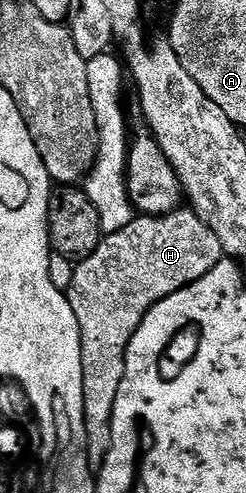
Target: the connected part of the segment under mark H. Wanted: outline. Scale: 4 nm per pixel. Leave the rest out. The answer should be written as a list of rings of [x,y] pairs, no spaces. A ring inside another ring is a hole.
[[[190,209],[171,211],[167,215],[144,215],[135,217],[119,232],[103,235],[97,249],[88,259],[78,260],[71,284],[65,287],[69,305],[79,326],[81,345],[81,369],[83,370],[83,424],[97,430],[99,452],[106,452],[111,444],[111,422],[113,405],[117,401],[117,389],[125,377],[125,353],[133,333],[141,325],[145,313],[153,309],[165,297],[185,289],[193,281],[205,277],[209,269],[224,258],[221,241],[207,224],[199,220],[198,214]]]

